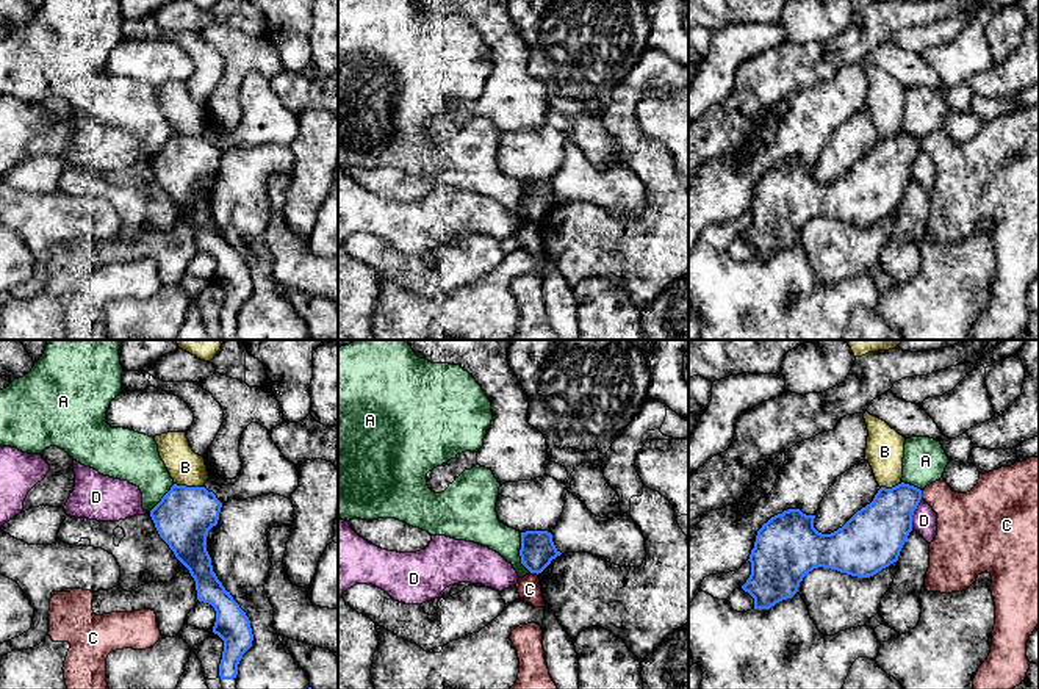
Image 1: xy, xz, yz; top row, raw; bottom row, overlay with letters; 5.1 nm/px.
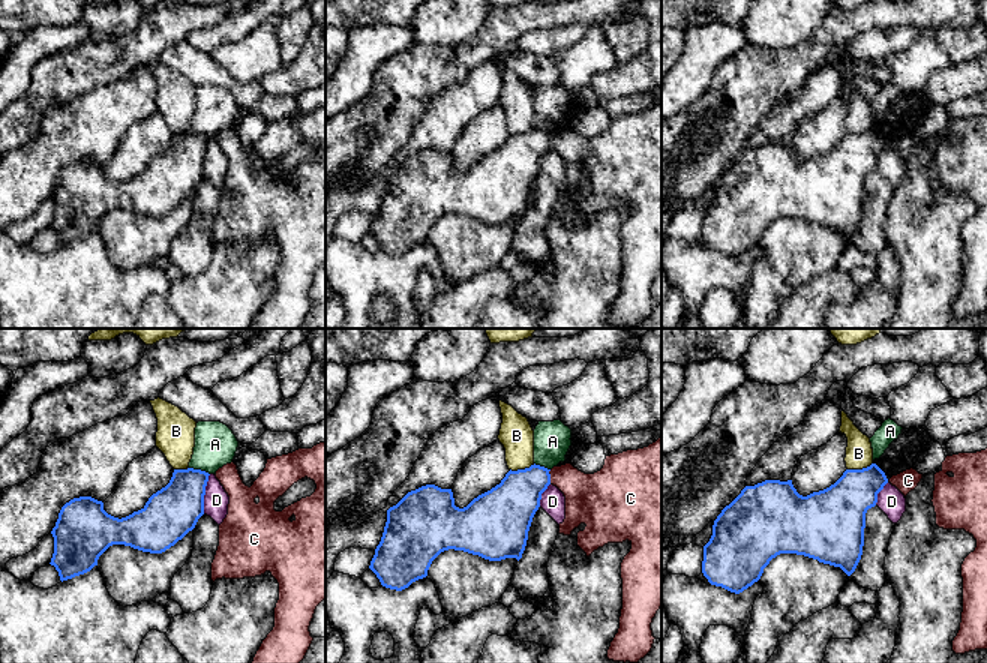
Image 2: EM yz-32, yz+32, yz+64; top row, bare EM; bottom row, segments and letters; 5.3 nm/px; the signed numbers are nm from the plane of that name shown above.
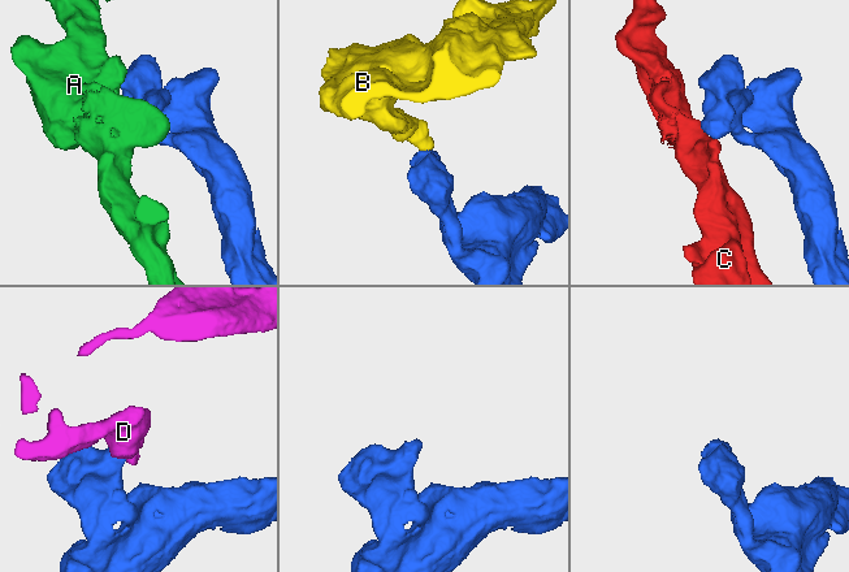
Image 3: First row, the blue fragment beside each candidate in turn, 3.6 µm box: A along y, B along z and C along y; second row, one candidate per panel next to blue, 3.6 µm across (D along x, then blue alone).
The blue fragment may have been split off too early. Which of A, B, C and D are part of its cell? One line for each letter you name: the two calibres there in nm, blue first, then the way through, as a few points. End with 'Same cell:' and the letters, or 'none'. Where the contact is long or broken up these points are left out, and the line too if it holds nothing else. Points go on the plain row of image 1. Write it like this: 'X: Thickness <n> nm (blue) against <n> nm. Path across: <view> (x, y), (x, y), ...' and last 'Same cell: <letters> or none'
Same cell: none

